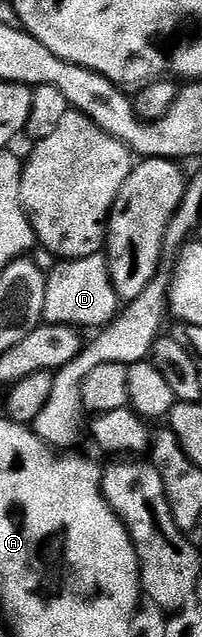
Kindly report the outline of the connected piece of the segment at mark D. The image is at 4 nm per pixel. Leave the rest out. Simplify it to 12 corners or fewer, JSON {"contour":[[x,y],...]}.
{"contour":[[103,253],[47,271],[43,321],[103,328],[118,299]]}

